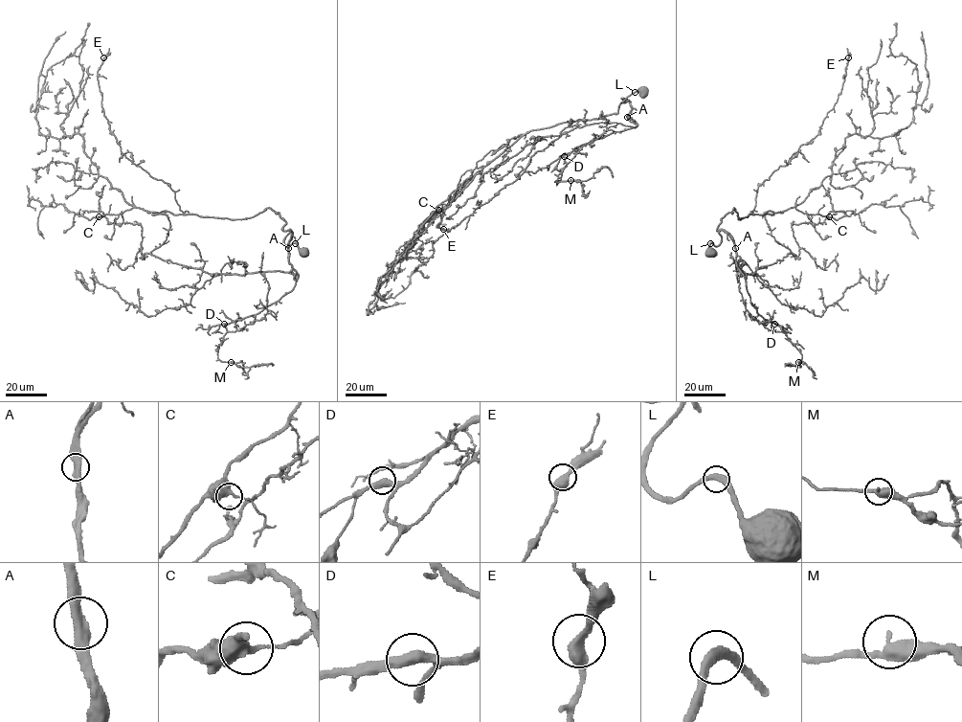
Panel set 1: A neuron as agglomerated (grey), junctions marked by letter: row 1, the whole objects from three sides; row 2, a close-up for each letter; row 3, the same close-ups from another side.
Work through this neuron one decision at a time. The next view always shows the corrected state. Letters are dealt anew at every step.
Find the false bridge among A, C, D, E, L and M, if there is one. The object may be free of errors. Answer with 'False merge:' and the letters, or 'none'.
False merge: none

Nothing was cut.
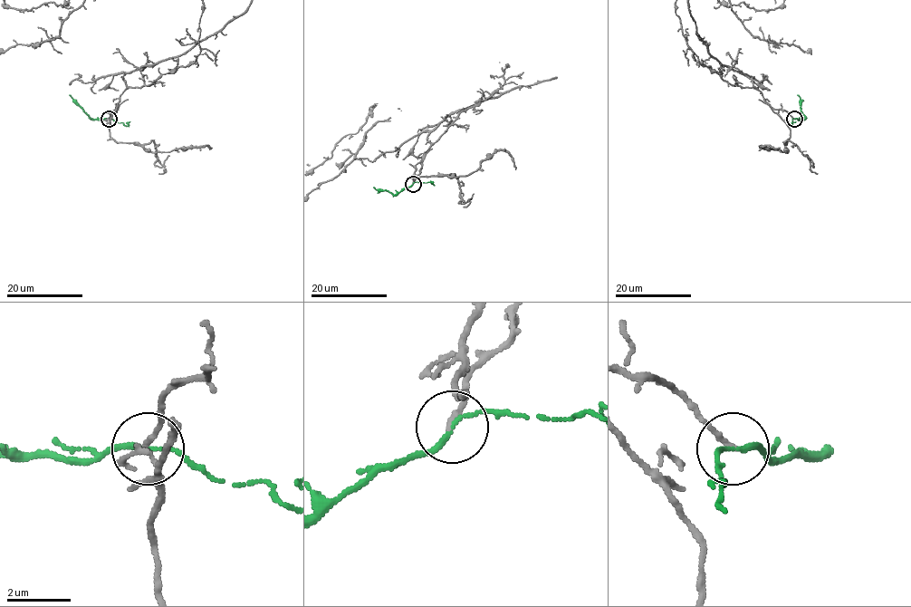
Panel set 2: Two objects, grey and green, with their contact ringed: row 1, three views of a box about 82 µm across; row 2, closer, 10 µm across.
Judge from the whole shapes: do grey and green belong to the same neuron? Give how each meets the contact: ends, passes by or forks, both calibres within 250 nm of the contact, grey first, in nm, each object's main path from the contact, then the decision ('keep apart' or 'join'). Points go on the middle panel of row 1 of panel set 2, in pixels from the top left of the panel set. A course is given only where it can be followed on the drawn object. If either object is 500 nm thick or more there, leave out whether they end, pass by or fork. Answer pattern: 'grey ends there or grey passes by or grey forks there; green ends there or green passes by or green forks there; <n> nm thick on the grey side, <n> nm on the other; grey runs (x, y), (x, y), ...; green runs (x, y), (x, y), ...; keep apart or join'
grey ends there; green passes by; 150 nm thick on the grey side, 130 nm on the other; green runs (413, 183), (395, 195), (374, 187); join

